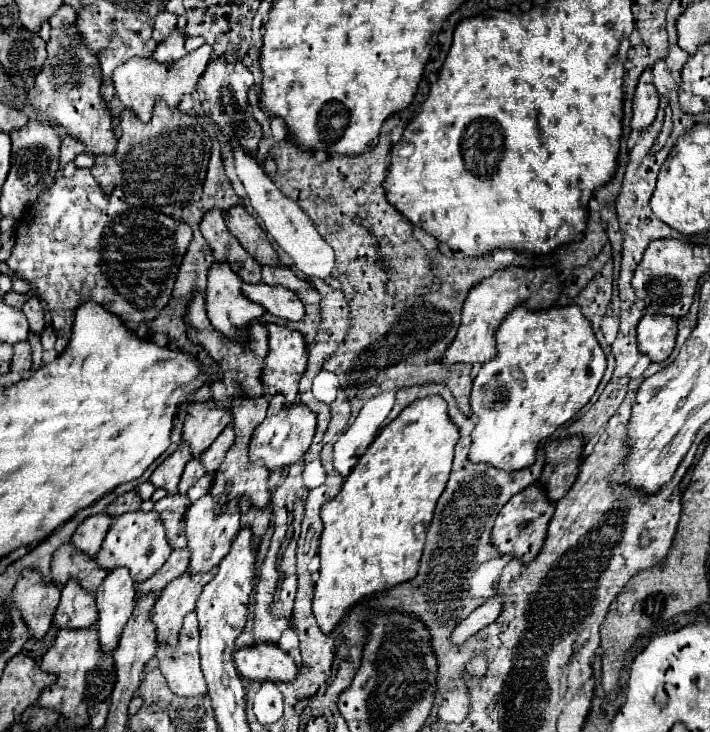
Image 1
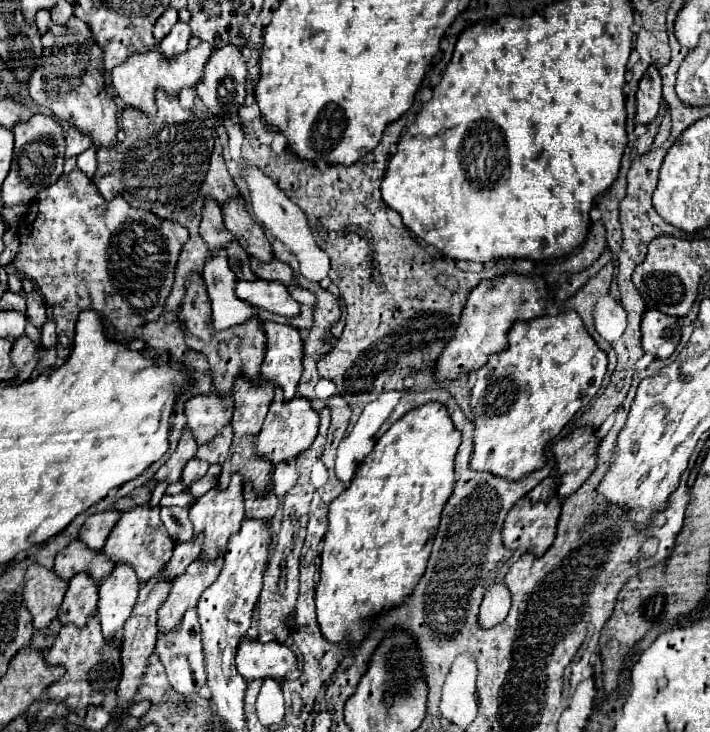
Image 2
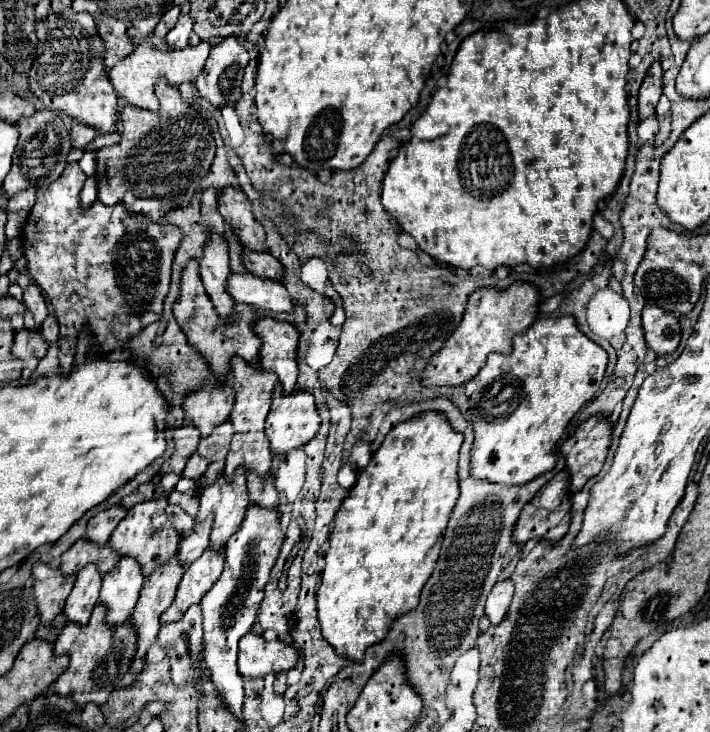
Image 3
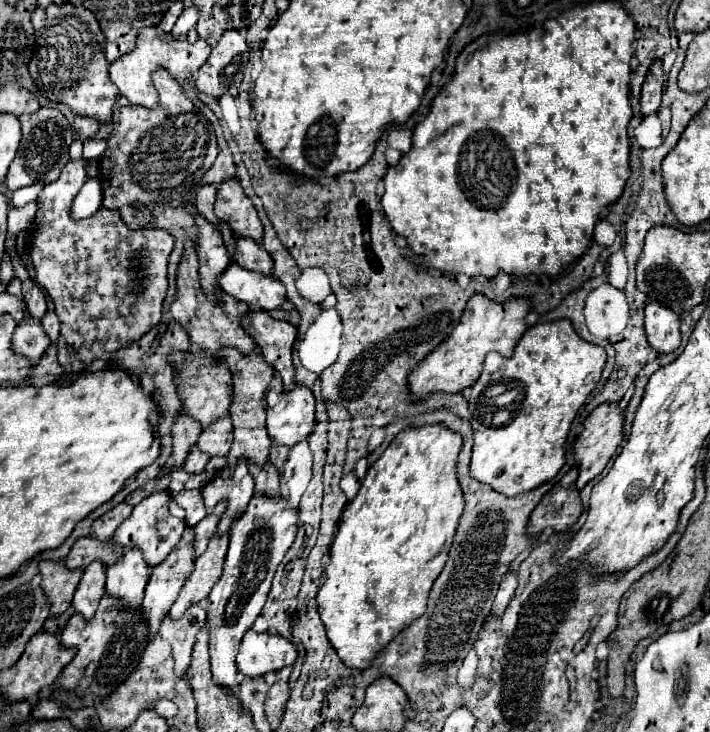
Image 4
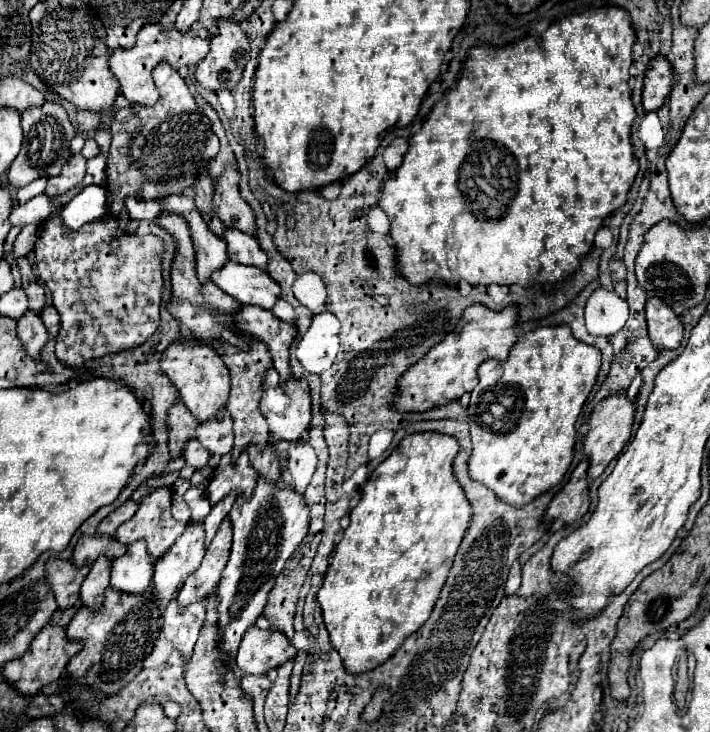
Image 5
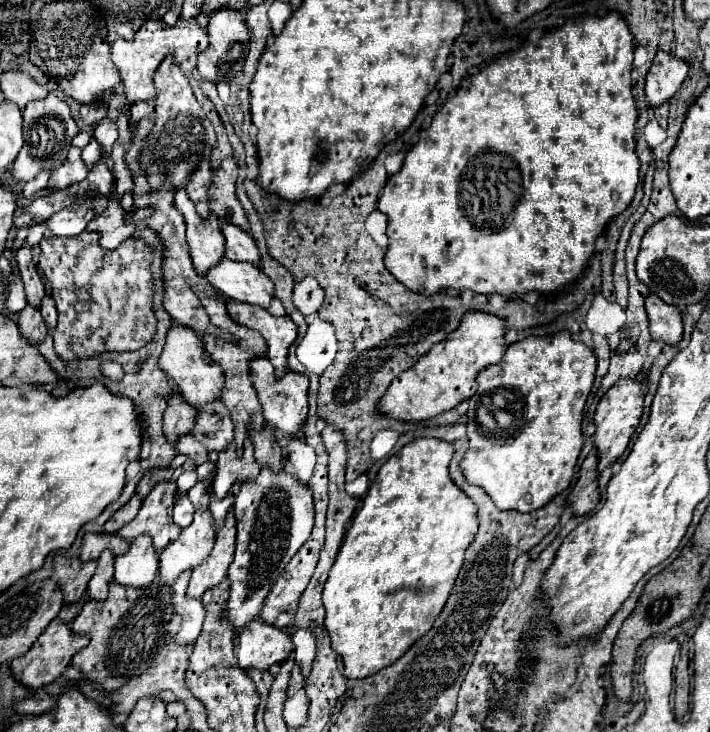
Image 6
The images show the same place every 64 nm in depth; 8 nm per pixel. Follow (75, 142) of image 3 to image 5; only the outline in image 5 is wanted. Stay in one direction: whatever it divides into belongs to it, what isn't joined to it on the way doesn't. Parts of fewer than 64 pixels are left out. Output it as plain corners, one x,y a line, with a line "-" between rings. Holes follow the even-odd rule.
78,110
78,130
84,134
92,134
100,126
100,112

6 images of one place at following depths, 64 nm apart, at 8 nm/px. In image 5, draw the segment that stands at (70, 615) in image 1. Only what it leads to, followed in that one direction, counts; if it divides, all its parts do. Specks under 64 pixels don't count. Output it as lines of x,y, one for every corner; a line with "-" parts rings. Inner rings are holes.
100,556
82,584
82,590
80,590
82,604
92,610
100,608
104,600
104,590
108,588
108,584
110,584
110,560
106,556

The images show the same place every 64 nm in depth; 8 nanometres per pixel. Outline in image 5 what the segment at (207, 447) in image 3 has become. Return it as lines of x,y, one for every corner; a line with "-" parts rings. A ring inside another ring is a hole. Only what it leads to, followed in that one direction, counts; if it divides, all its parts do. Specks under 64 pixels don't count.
220,408
212,418
200,422
194,436
210,454
228,454
234,446
233,420
226,408

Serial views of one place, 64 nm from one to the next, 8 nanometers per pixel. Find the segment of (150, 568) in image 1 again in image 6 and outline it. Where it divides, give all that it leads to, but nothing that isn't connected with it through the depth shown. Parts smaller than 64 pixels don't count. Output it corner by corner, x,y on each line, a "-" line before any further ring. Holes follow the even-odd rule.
174,480
158,482
144,498
138,516
130,524
122,526
118,534
126,540
134,540
140,534
150,534
158,552
174,542
180,534
180,528
172,520
176,490
178,486

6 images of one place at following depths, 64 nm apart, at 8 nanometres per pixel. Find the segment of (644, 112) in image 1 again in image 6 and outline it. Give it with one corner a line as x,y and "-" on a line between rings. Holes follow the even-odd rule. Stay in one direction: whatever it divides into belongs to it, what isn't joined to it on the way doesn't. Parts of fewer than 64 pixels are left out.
658,52
646,74
646,98
650,100
650,106
656,108
662,102
670,100
678,92
686,76
688,60
678,58
672,52

